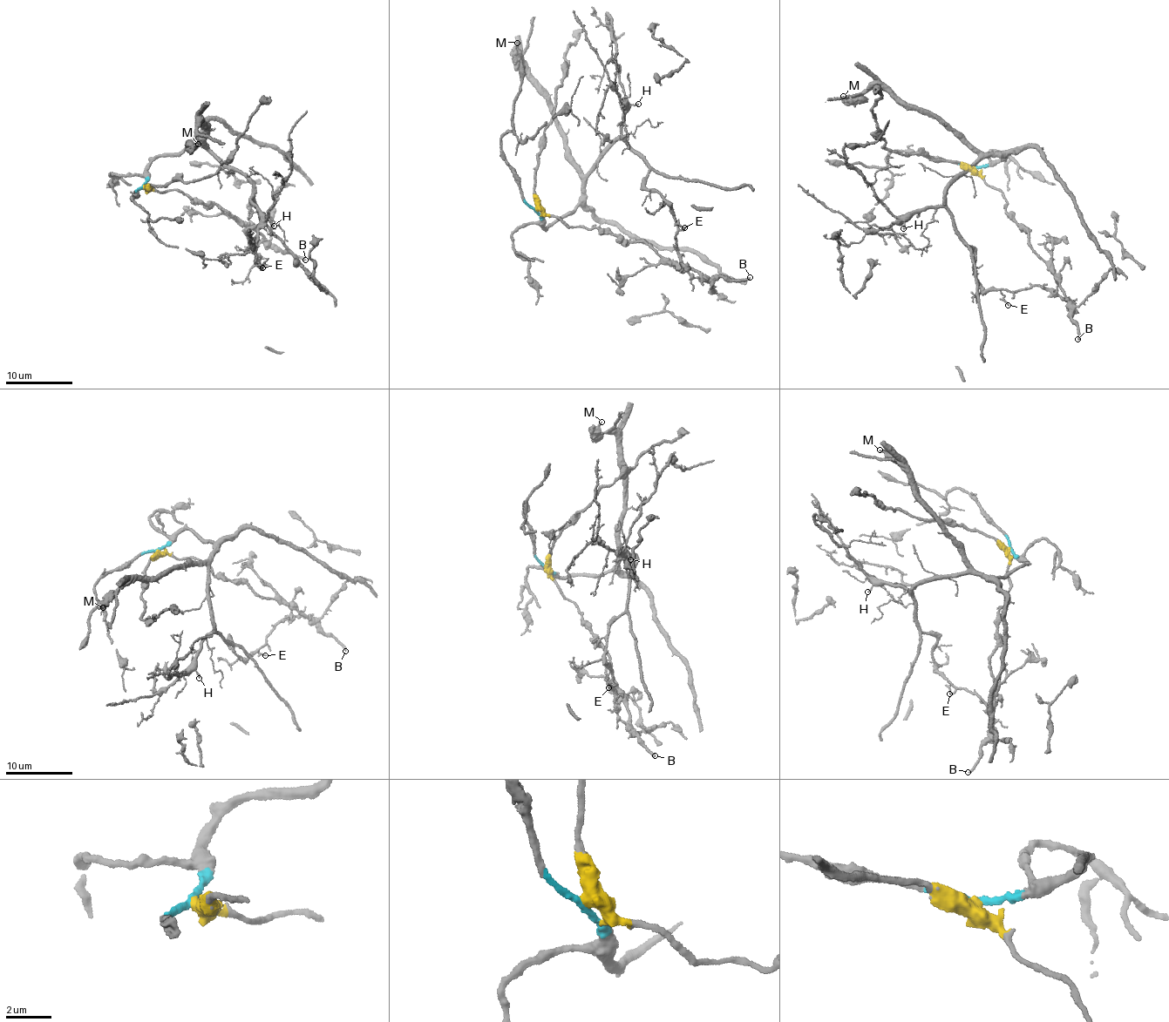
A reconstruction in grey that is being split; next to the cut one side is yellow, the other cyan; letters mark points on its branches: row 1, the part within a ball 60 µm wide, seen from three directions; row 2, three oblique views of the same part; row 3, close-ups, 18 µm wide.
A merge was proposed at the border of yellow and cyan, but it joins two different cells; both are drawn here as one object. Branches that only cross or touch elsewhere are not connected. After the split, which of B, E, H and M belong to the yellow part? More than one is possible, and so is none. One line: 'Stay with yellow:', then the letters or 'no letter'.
Stay with yellow: B

